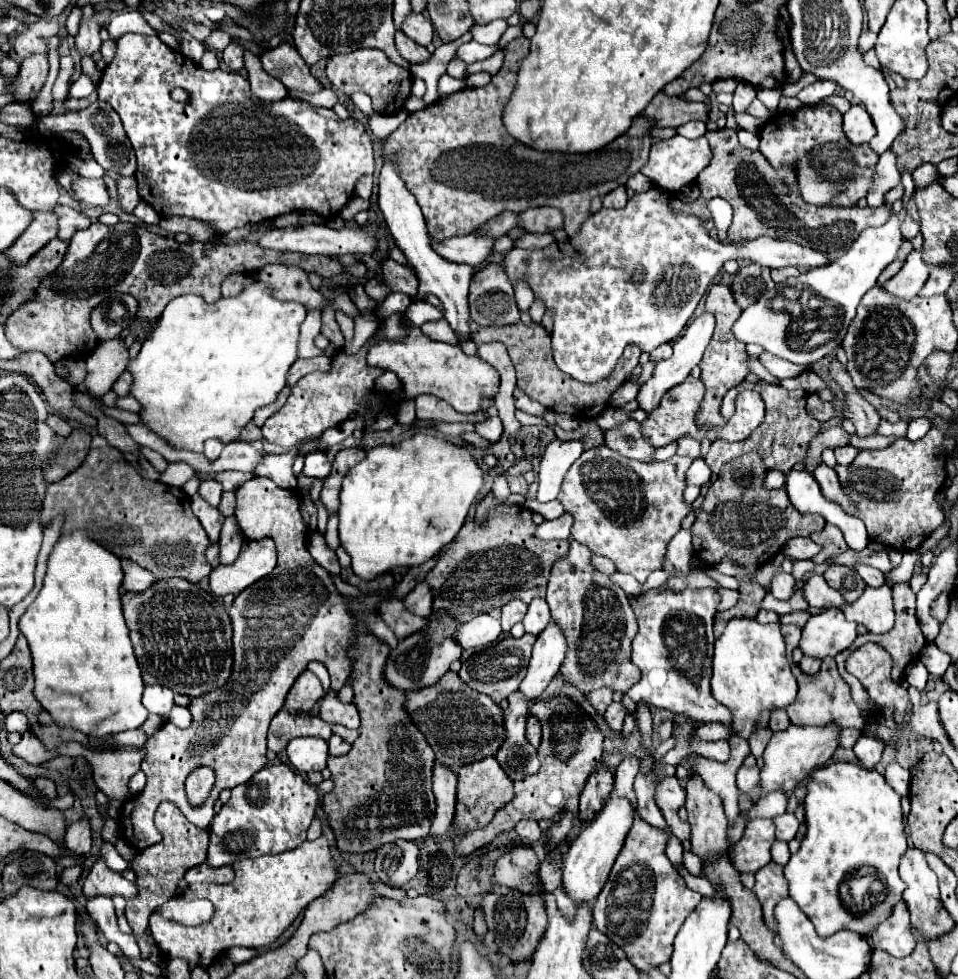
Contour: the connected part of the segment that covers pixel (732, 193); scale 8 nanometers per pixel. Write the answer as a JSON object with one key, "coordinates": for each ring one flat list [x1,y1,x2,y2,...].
{"coordinates":[[717,129,705,133,711,151,713,161,703,173,697,177,697,187,701,189,701,197,697,203,681,203,671,201,679,213,695,215,699,219,711,219,707,207,707,201,713,197,723,197,733,207,733,223,727,231,729,239,733,243,739,241,751,241,761,235,773,237,773,239,787,239,795,241,803,247,811,247,815,251,833,253,837,249,845,249,859,237,859,233,867,227,881,227,889,221,893,209,887,205,881,205,877,209,871,207,815,207,801,201,795,173,791,169,773,169,769,161,761,155,761,151,751,151,739,145,735,129]]}

